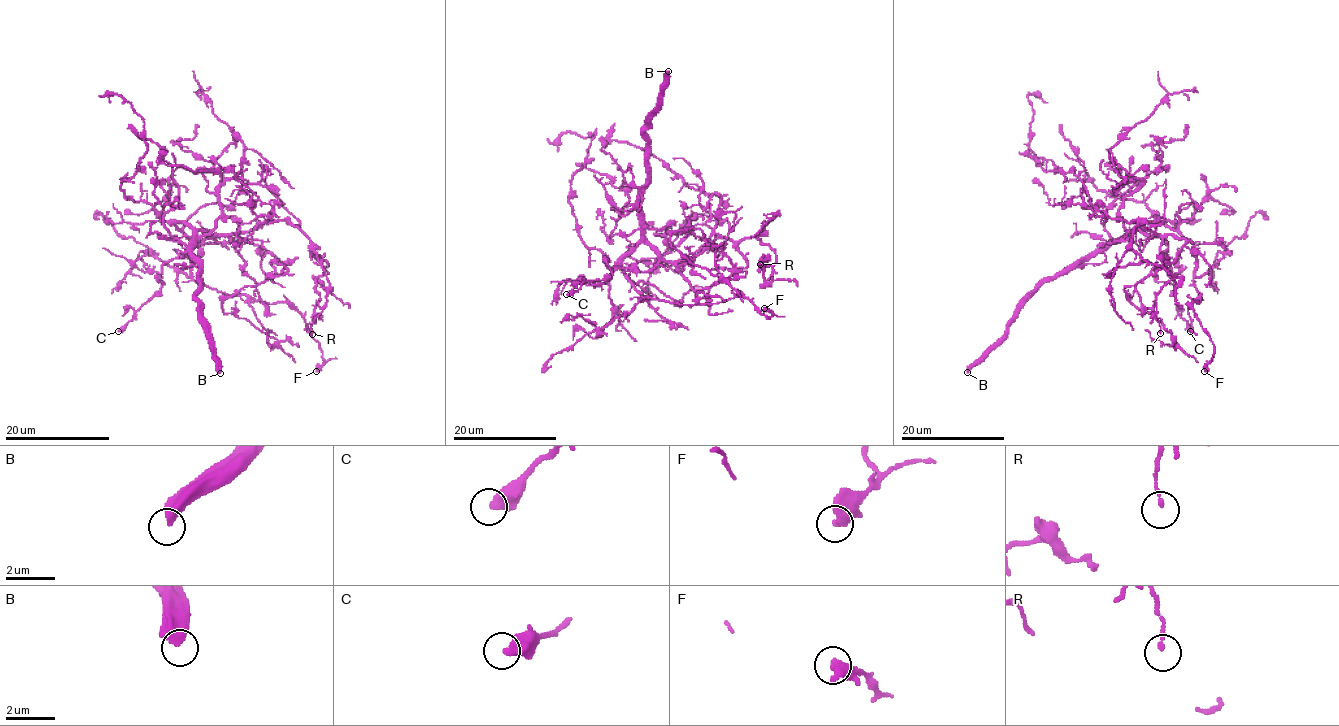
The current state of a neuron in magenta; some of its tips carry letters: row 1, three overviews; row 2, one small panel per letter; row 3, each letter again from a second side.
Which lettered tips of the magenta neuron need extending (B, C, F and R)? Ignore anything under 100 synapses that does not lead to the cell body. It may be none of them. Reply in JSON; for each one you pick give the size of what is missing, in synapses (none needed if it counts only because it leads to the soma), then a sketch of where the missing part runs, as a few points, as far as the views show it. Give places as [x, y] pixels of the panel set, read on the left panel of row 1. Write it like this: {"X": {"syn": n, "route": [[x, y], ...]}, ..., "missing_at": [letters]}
{"B": {"syn": 350}, "missing_at": ["B"]}

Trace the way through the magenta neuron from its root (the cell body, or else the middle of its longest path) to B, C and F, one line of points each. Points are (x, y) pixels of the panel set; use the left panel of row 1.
B: (207, 235), (199, 230), (192, 240), (192, 254), (199, 265), (196, 301), (199, 321), (209, 338), (220, 373)
C: (207, 235), (210, 235), (182, 257), (171, 258), (162, 266), (161, 288), (118, 331)
F: (207, 235), (174, 223), (197, 245), (192, 278), (231, 296), (290, 304), (320, 345), (325, 362), (316, 371)

